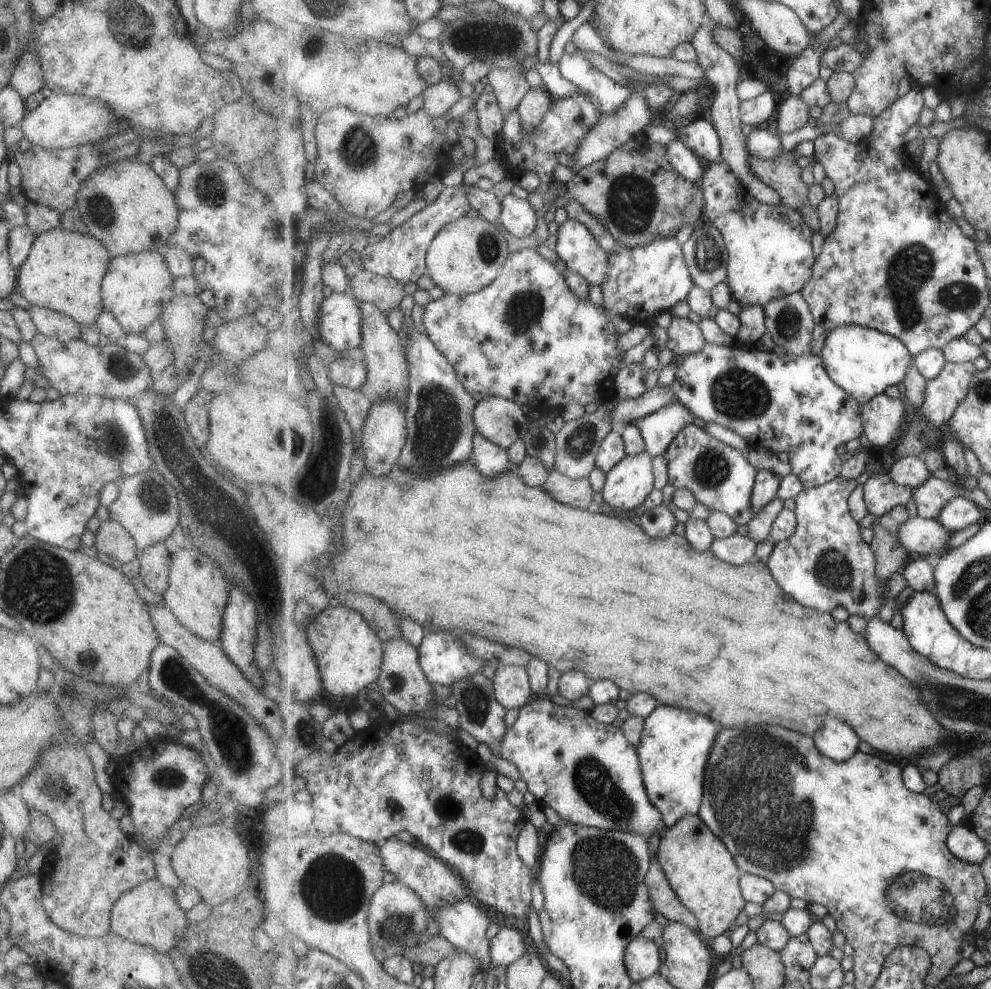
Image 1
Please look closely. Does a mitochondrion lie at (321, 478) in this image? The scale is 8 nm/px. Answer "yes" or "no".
yes

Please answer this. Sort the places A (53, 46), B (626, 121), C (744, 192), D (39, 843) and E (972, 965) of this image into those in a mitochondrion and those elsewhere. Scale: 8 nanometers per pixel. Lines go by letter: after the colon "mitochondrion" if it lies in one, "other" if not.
A: other
B: other
C: other
D: other
E: other

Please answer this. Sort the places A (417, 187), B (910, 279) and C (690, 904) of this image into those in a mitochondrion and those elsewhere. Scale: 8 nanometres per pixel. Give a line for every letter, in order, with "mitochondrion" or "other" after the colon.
A: other
B: mitochondrion
C: other

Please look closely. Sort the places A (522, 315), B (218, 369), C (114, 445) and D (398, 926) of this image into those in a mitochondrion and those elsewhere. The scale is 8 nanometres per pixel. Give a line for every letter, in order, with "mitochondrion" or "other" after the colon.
A: mitochondrion
B: other
C: mitochondrion
D: mitochondrion

